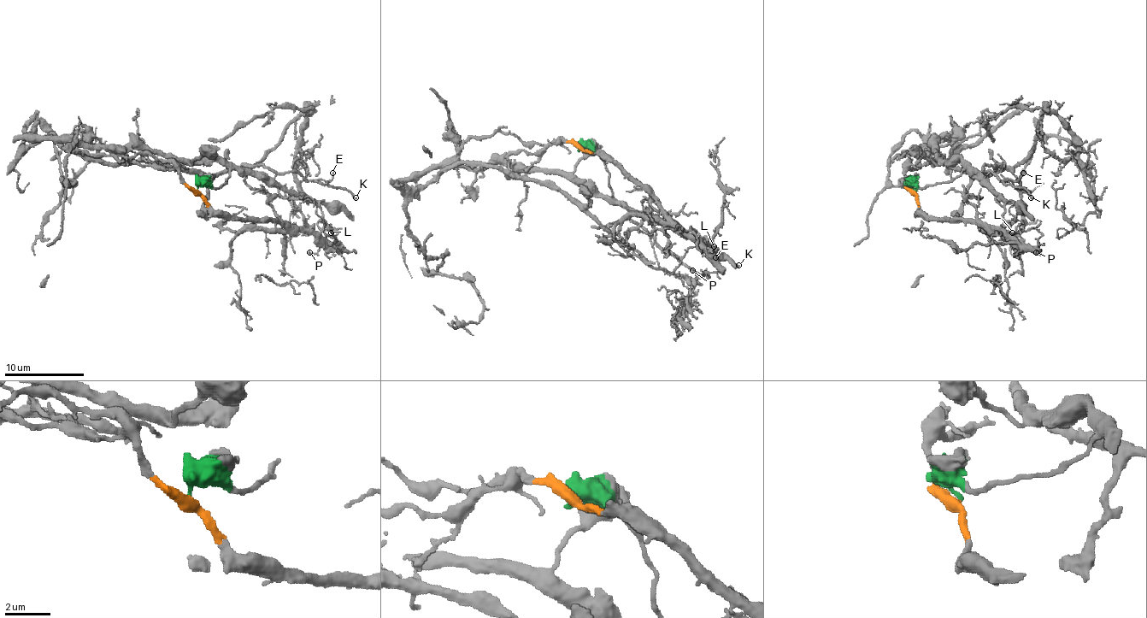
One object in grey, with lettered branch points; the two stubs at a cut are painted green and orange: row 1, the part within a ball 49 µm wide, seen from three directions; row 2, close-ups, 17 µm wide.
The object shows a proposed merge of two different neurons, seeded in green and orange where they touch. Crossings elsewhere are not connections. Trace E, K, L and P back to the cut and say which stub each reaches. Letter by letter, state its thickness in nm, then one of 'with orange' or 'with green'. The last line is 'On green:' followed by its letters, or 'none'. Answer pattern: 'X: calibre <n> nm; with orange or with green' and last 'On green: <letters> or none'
E: calibre 130 nm; with green
K: calibre 150 nm; with green
L: calibre 130 nm; with orange
P: calibre 150 nm; with orange
On green: E, K

